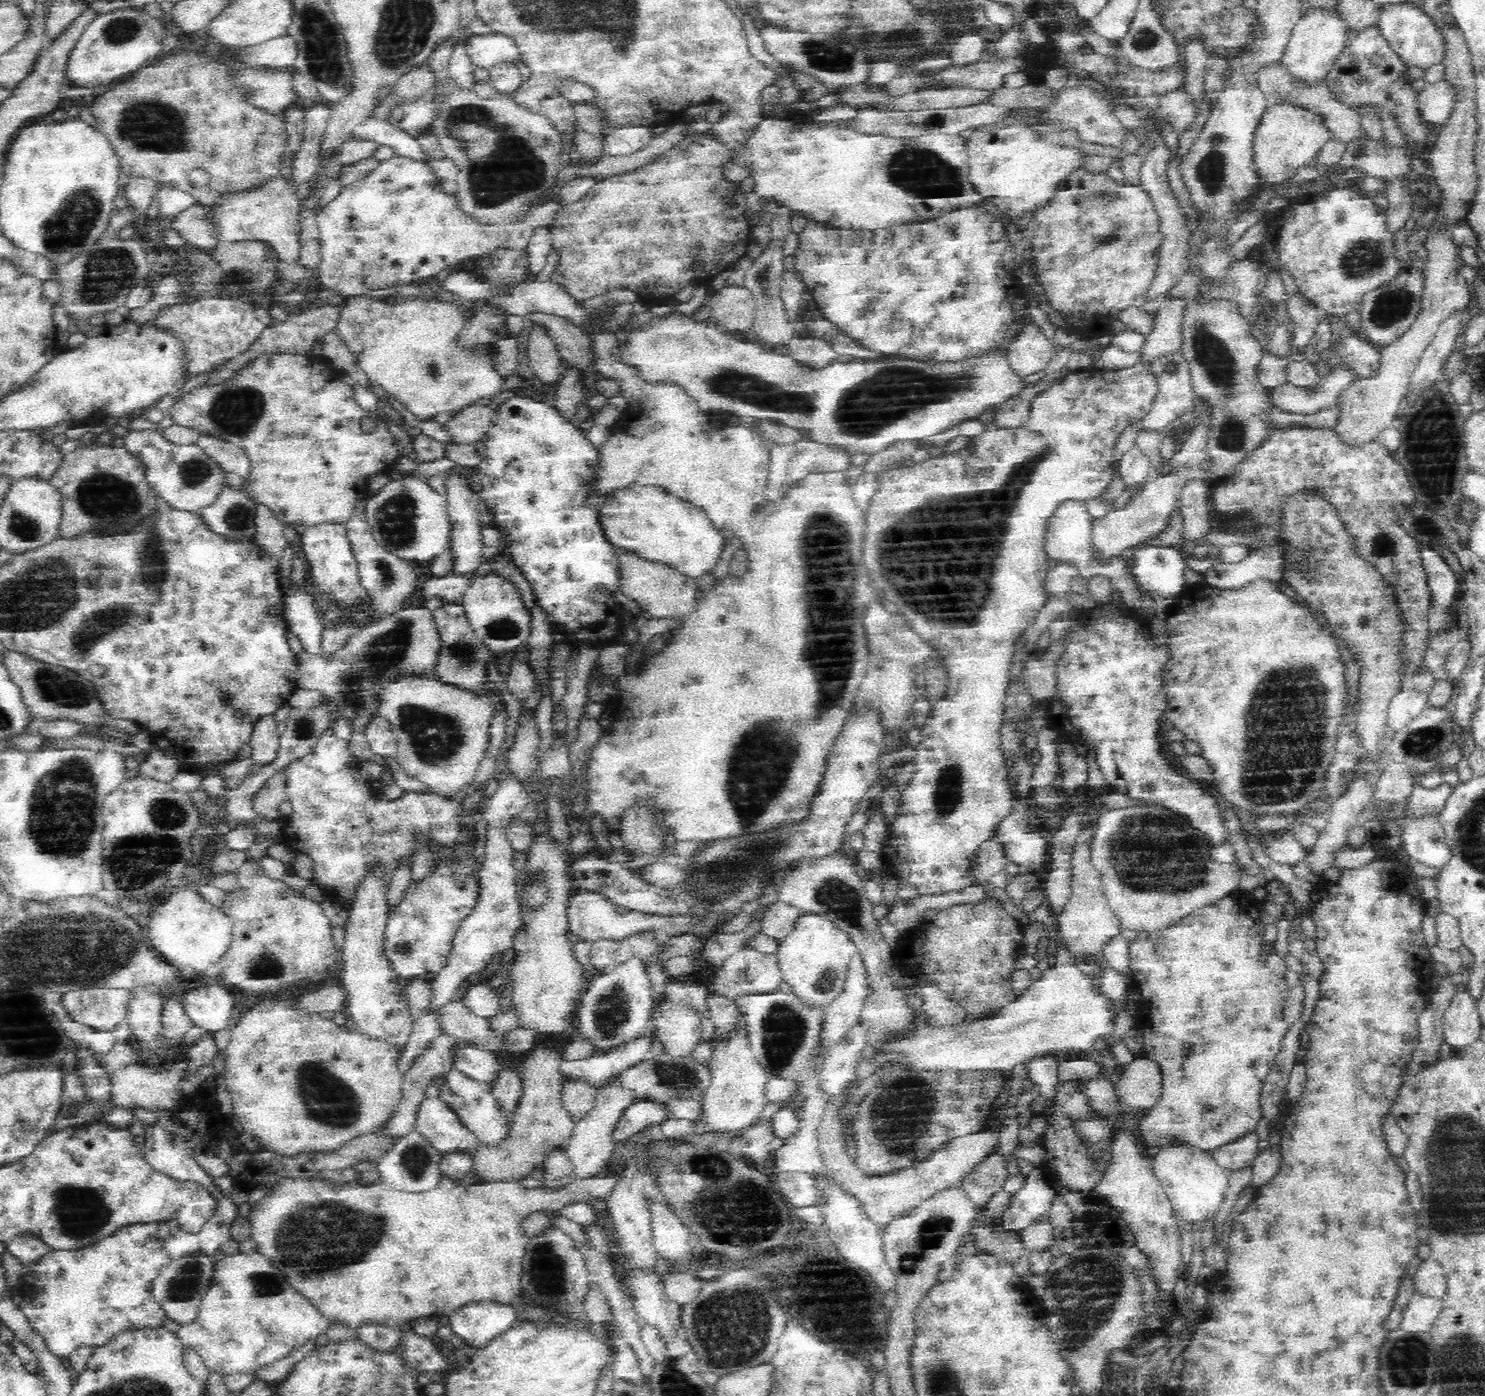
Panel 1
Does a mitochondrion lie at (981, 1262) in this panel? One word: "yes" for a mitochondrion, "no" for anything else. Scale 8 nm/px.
no

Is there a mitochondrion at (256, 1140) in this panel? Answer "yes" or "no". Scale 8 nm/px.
no

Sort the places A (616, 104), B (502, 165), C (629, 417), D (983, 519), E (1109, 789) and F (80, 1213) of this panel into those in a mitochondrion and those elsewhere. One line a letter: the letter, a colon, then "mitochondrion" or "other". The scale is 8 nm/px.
A: other
B: mitochondrion
C: other
D: mitochondrion
E: other
F: mitochondrion

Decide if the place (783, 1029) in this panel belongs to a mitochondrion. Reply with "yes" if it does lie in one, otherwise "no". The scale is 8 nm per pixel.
yes

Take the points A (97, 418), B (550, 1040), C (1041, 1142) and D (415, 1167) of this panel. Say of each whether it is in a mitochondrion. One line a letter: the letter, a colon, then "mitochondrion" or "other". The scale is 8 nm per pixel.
A: other
B: other
C: other
D: mitochondrion

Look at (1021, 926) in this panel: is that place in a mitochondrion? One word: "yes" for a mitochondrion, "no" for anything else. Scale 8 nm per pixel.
no

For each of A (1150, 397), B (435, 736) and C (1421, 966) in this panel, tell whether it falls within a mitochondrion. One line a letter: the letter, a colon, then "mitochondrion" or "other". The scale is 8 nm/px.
A: other
B: mitochondrion
C: other

